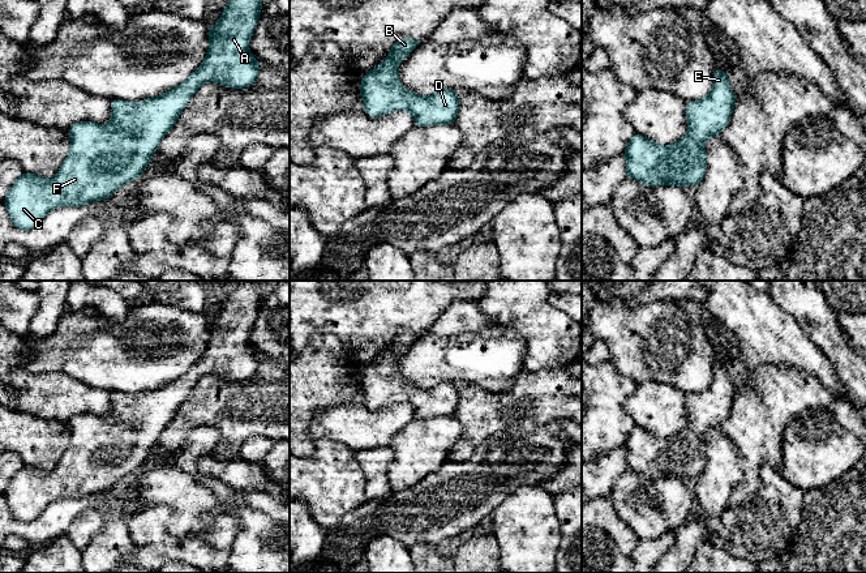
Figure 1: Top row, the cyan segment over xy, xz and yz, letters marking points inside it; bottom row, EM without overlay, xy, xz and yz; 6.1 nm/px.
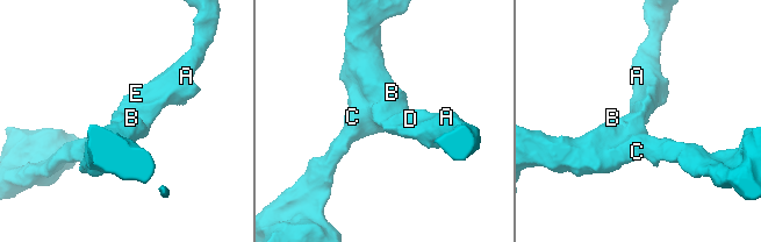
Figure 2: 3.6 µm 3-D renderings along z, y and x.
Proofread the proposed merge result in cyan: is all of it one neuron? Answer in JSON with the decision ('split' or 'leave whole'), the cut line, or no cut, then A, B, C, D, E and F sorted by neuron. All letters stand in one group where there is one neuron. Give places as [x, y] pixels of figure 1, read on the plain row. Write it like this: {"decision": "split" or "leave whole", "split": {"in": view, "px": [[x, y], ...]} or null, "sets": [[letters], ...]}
{"decision": "leave whole", "split": null, "sets": [["A", "B", "C", "D", "E", "F"]]}

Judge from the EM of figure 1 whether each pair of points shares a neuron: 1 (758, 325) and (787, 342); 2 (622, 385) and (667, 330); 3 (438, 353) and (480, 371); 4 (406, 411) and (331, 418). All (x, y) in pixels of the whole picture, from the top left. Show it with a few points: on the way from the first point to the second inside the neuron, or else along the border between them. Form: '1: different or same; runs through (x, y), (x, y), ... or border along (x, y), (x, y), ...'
1: same; runs through (764, 332), (780, 341)
2: different; border along (611, 359), (622, 373), (637, 383)
3: same; runs through (449, 356), (467, 358), (470, 360)
4: same; runs through (388, 419), (350, 419)

